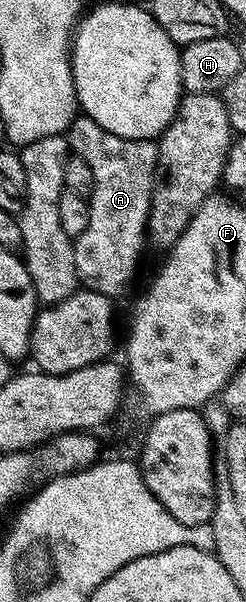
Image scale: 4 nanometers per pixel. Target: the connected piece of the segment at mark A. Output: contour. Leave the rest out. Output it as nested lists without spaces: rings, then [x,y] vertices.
[[[81,113],[67,132],[69,150],[91,165],[93,191],[87,196],[87,229],[72,240],[71,267],[88,290],[118,297],[137,275],[141,254],[147,248],[149,206],[153,175],[157,171],[157,144],[151,139],[124,139]]]

